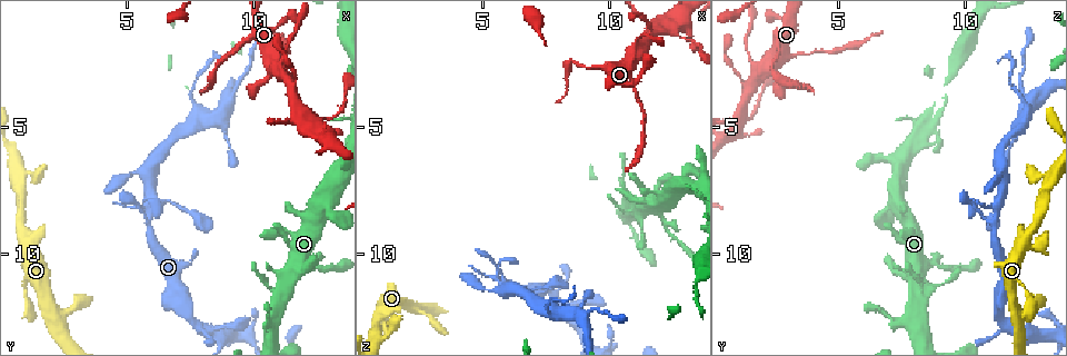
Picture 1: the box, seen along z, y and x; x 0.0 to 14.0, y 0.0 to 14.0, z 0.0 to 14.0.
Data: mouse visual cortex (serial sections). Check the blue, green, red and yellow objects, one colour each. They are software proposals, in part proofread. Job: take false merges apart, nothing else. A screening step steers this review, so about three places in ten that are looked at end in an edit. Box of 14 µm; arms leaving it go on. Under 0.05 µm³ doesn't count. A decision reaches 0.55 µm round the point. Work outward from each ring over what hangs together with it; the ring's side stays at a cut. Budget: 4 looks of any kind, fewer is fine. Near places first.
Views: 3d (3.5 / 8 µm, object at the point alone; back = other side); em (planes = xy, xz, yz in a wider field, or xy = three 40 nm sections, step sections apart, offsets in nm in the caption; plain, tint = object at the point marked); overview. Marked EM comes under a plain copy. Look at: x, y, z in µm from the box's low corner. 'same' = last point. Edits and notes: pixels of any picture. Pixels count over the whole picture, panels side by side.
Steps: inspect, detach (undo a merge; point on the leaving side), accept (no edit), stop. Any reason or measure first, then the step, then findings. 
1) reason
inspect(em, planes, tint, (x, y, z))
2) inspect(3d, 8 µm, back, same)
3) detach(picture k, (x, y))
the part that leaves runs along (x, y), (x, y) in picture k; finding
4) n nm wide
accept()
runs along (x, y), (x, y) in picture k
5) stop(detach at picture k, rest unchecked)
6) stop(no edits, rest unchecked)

a narrow waist
inspect(3d, 3.5 µm, (11.2, 2.1, 1.5))

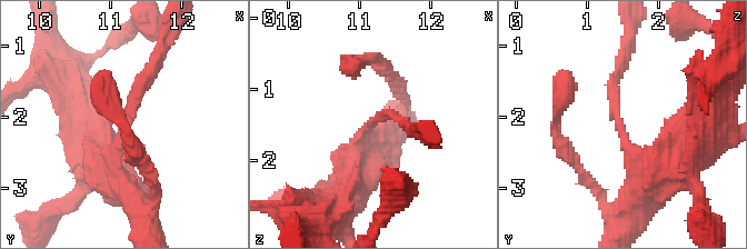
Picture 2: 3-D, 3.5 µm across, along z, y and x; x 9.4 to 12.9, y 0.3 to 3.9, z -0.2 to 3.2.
accept()
all the same cell

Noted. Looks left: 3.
thick turns thin
inspect(3d, 8 µm, (12.2, 10.4, 8.7))

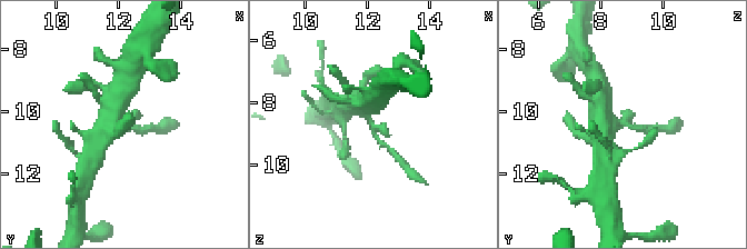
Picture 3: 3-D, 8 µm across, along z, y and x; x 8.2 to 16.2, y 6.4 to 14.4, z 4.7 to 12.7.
inspect(em, planes, tint, (12.2, 10.4, 8.7))

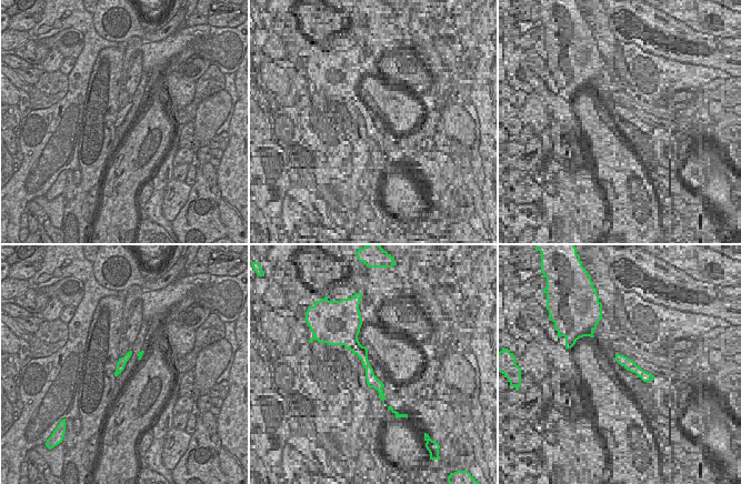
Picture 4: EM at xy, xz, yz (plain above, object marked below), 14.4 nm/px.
accept()
runs along (361, 101), (375, 138), (388, 148) in picture 3; continuous, no second cell

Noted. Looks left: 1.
stop(no edits, rest unchecked)

